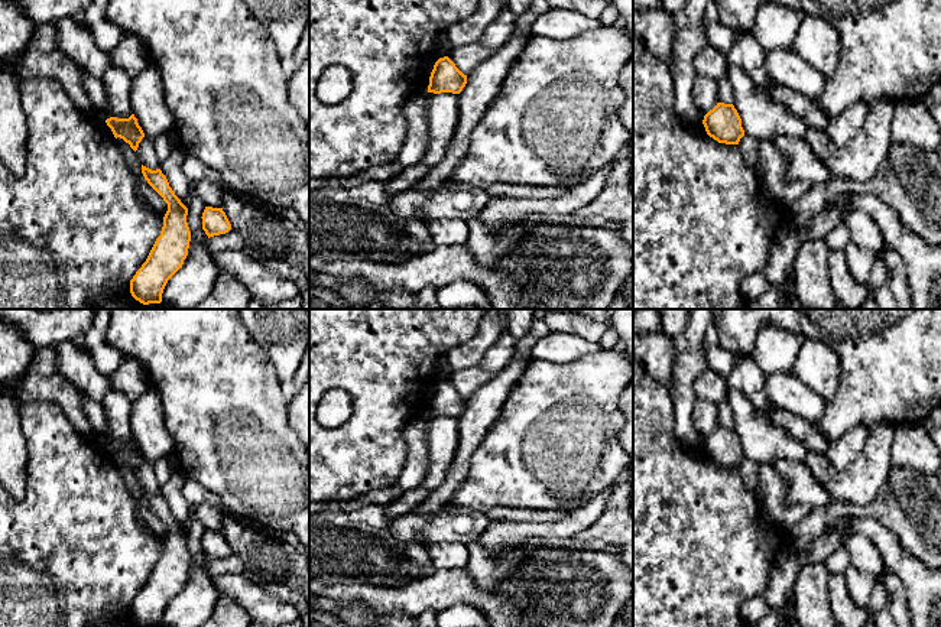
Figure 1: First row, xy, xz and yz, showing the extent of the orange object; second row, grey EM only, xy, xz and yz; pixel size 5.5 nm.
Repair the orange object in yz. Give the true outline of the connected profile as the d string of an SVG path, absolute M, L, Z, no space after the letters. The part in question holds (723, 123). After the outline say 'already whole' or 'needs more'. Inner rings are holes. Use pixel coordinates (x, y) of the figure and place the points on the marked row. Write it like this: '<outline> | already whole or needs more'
M717 103L702 120L705 131L718 143L739 144L744 136L742 118L733 104Z | already whole

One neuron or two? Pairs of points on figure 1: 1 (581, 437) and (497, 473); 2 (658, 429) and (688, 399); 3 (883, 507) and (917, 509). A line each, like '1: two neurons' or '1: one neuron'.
1: one neuron
2: two neurons
3: one neuron

